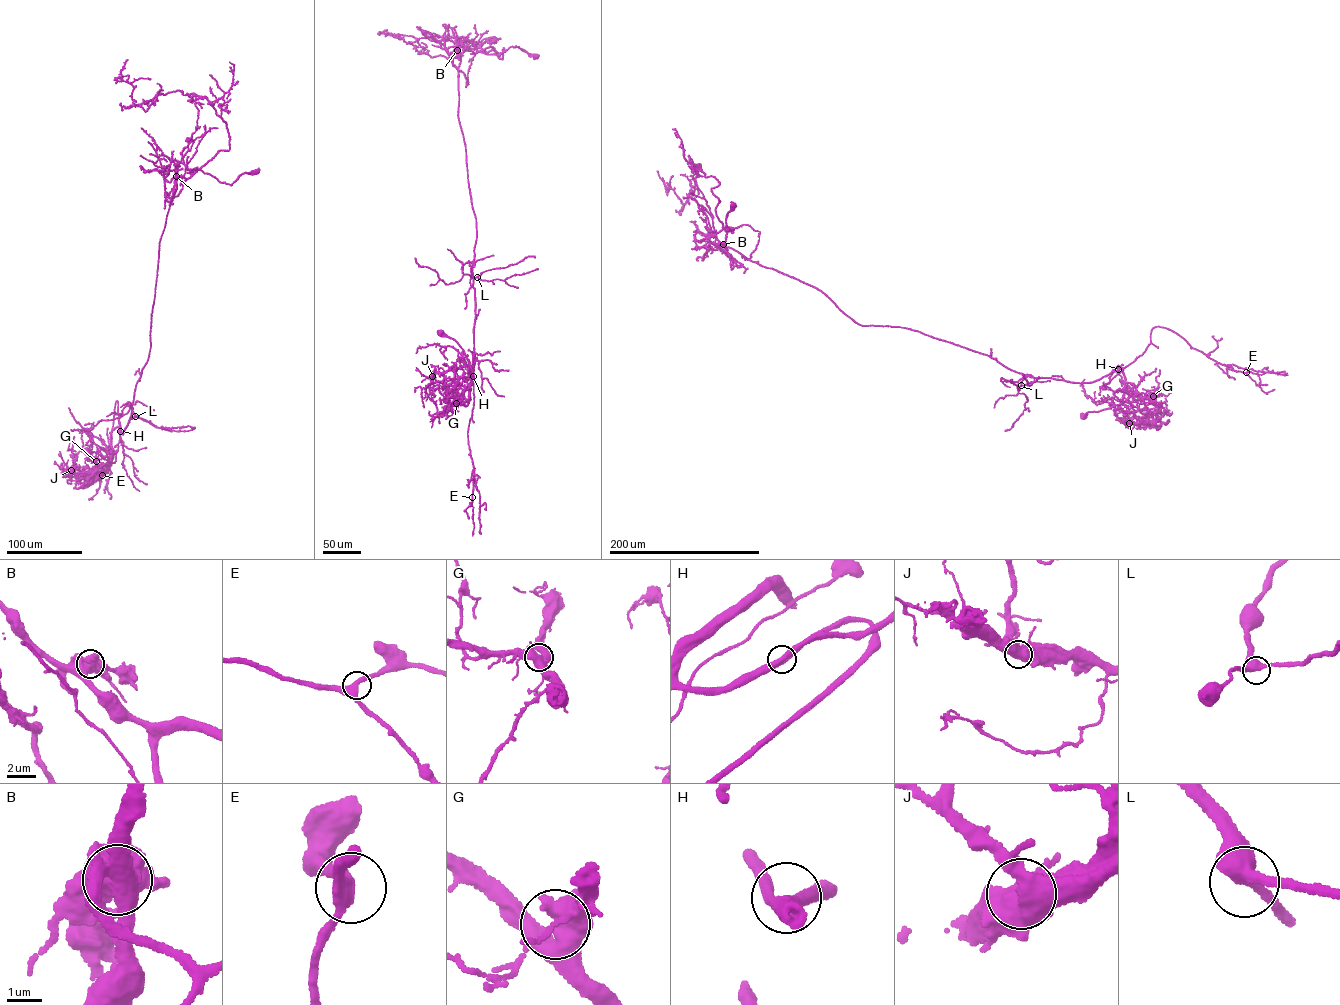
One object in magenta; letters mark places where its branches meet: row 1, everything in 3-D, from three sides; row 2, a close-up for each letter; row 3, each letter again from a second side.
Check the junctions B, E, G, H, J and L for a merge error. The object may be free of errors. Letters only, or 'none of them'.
B

